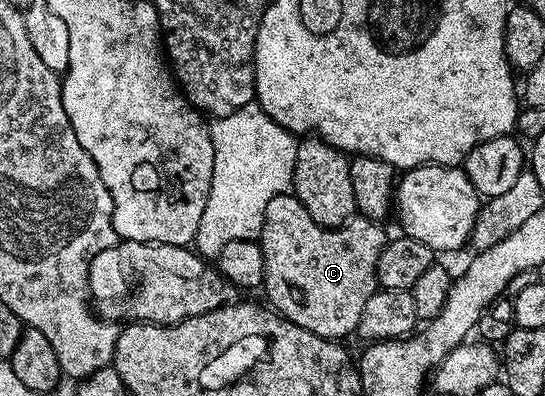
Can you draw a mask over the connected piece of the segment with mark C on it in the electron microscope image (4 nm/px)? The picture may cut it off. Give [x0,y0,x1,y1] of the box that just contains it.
[258,194,386,342]

